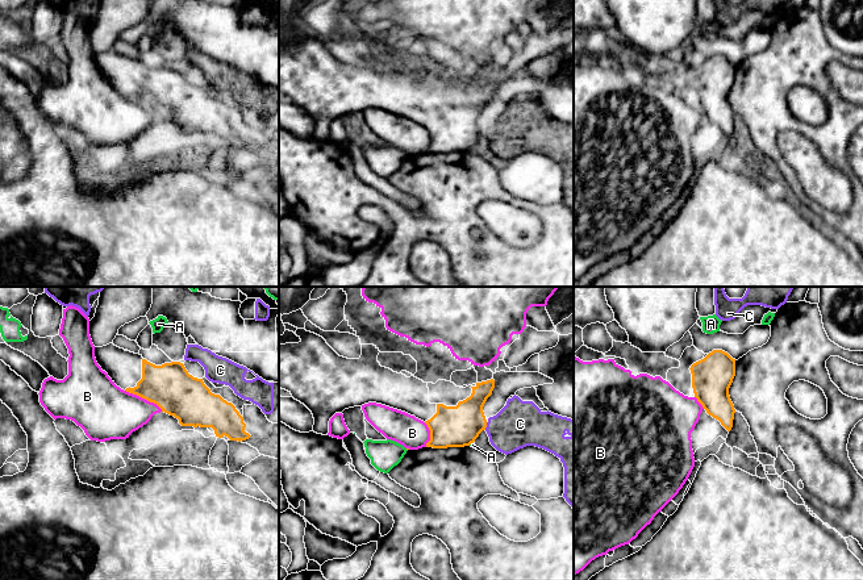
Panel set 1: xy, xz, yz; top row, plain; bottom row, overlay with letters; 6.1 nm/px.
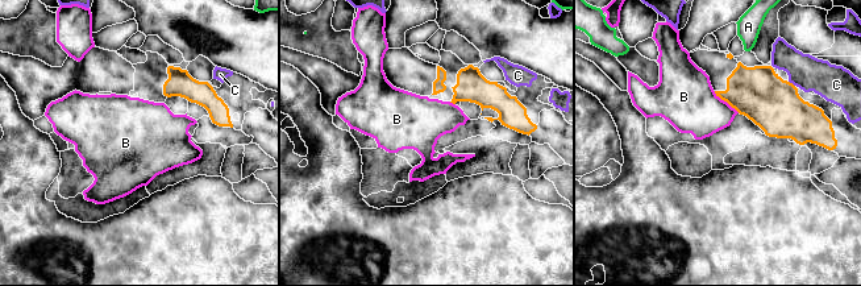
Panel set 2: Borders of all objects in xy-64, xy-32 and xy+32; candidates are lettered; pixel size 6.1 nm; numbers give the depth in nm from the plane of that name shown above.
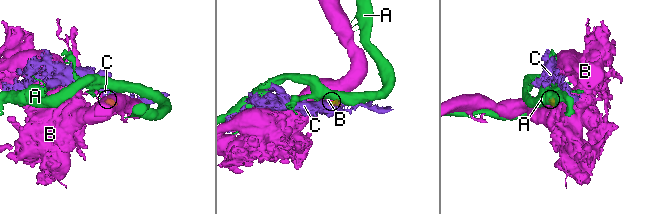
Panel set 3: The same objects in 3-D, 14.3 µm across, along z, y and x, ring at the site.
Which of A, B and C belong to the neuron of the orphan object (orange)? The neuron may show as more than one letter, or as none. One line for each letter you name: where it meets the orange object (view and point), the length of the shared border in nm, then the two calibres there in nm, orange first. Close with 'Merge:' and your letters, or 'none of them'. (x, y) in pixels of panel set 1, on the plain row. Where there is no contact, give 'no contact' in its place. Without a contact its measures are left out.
Merge: none of them

